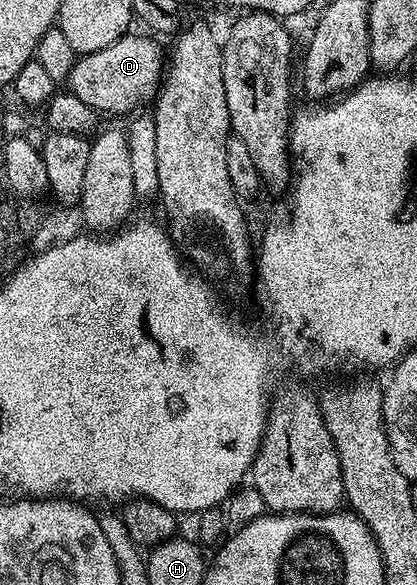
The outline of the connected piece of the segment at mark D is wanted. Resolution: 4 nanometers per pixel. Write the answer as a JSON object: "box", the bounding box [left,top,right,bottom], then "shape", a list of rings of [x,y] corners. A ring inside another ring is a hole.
{"box":[67,35,167,117],"shape":[[[133,35],[120,36],[103,50],[87,52],[76,57],[67,81],[68,91],[97,114],[110,112],[113,116],[128,117],[144,109],[148,105],[145,103],[148,100],[150,103],[156,97],[163,83],[163,69],[167,64],[163,48],[161,52],[152,35]]]}

